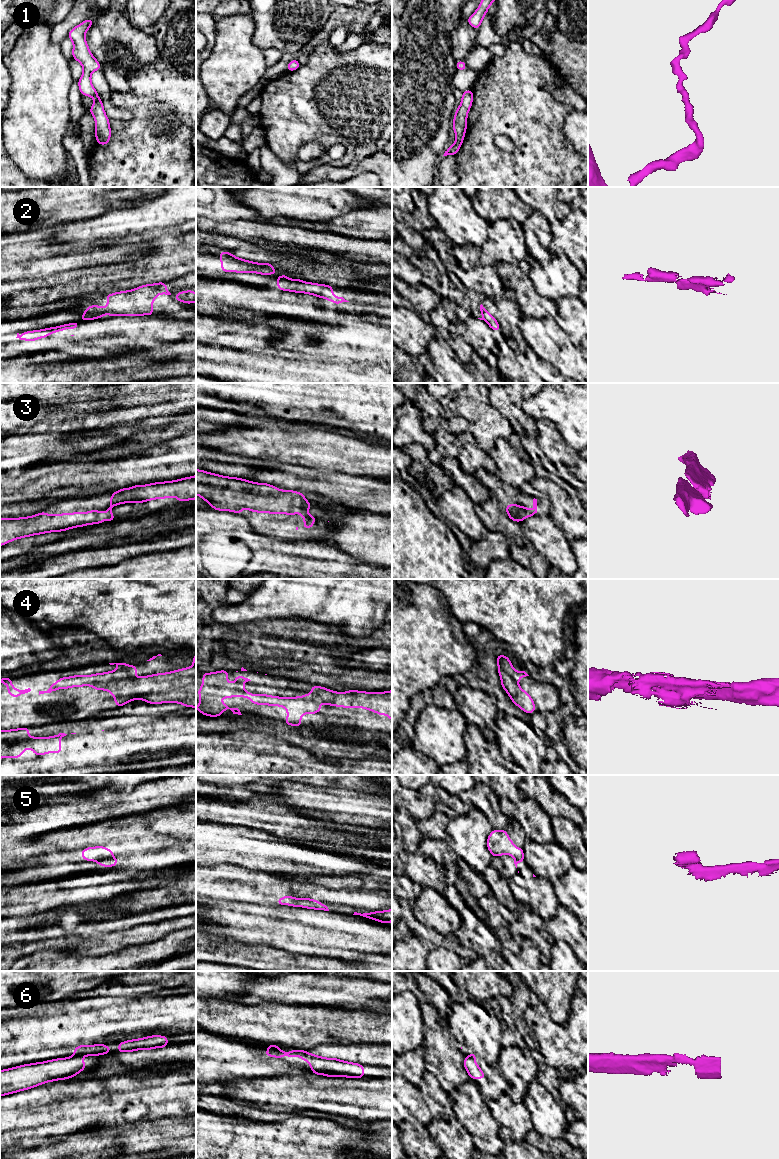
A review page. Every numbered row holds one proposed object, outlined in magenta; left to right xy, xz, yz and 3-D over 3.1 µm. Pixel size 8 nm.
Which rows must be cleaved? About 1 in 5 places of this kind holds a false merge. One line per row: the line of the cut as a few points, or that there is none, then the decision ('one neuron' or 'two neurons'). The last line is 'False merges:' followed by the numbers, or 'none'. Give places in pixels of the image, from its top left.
1: no cut | one neuron
2: xz (279, 276), (285, 278) | two neurons
3: no cut | one neuron
4: no cut | one neuron
5: xy (112, 855), (98, 860) | two neurons
6: no cut | one neuron
False merges: 2, 5

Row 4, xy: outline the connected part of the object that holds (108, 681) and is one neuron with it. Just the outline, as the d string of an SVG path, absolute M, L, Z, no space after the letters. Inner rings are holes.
M196 654L193 655L192 667L144 677L135 676L138 665L129 666L123 662L109 664L116 664L117 670L63 677L50 685L47 691L39 691L39 695L57 689L92 686L97 691L110 692L117 708L135 699L150 704L179 703L196 708Z

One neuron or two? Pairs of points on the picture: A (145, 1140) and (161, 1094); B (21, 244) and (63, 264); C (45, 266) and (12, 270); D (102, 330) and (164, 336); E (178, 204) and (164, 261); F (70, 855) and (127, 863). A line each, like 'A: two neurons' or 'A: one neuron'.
A: two neurons
B: one neuron
C: one neuron
D: one neuron
E: two neurons
F: one neuron

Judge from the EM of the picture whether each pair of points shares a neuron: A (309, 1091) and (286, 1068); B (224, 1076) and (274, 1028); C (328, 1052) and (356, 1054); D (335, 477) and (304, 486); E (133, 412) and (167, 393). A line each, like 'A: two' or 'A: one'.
A: two
B: two
C: one
D: one
E: one

